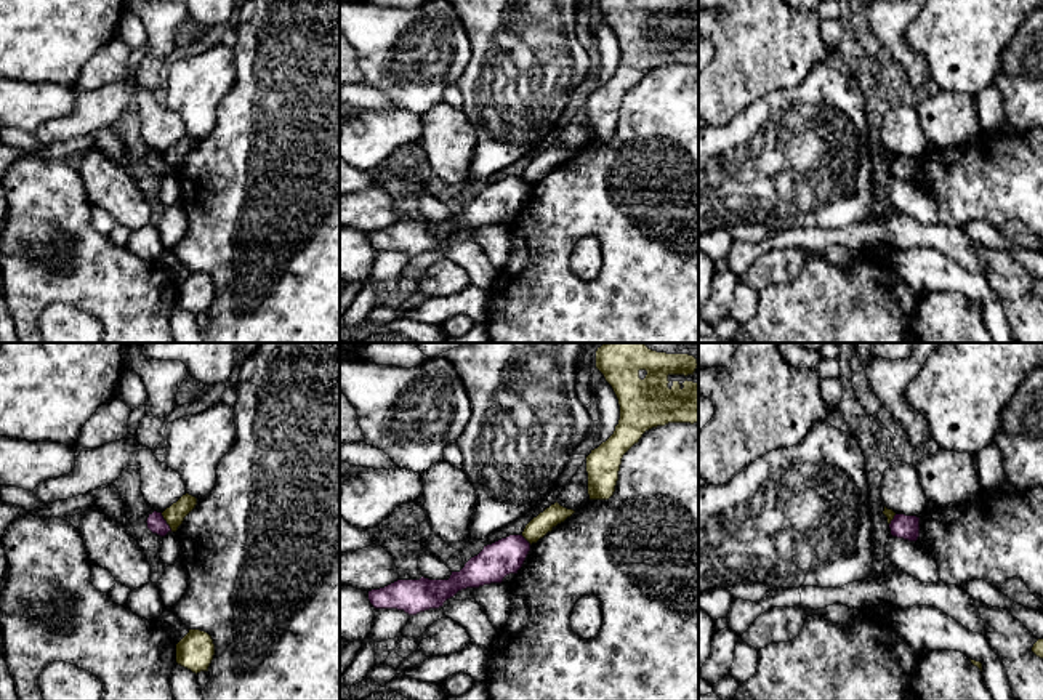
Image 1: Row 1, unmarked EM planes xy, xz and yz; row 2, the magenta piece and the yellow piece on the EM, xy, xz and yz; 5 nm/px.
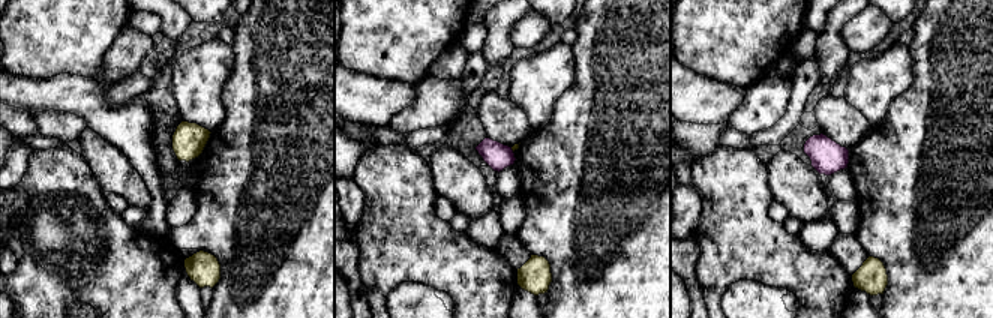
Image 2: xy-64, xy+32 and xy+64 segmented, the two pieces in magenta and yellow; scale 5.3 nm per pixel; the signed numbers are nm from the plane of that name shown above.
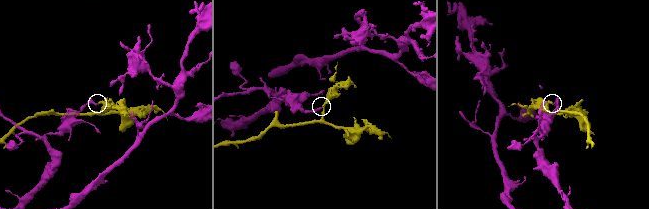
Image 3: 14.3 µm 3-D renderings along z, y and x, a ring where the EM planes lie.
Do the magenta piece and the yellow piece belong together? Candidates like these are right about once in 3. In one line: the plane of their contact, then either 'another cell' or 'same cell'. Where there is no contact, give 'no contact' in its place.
meets magenta in xy; another cell

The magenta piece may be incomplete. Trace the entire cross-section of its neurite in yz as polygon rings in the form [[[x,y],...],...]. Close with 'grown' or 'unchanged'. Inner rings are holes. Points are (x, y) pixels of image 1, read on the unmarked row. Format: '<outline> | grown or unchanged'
[[[896,155],[889,170],[892,178],[916,183],[920,178],[920,159]]] | unchanged

